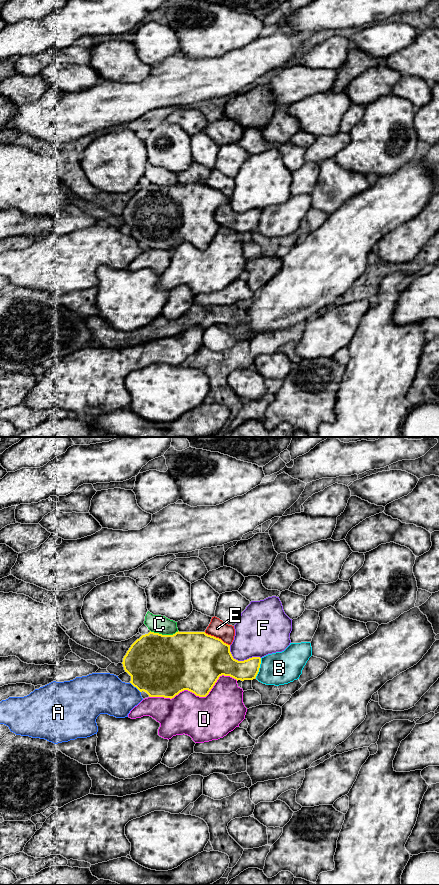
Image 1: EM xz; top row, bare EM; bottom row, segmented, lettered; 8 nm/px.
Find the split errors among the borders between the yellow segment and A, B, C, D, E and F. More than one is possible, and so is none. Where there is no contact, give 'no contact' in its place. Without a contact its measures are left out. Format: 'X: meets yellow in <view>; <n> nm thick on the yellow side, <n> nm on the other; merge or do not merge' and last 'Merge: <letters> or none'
A: meets yellow in xz; 480 nm thick on the yellow side, 320 nm on the other; do not merge
B: meets yellow in xz; 160 nm thick on the yellow side, 260 nm on the other; do not merge
C: meets yellow in xz; 500 nm thick on the yellow side, 140 nm on the other; do not merge
D: meets yellow in xz; 440 nm thick on the yellow side, 360 nm on the other; do not merge
E: meets yellow in xz; 460 nm thick on the yellow side, 140 nm on the other; do not merge
F: meets yellow in xz; 320 nm thick on the yellow side, 360 nm on the other; do not merge
Merge: none

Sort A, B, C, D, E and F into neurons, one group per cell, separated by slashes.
A / B / C / D / E / F

